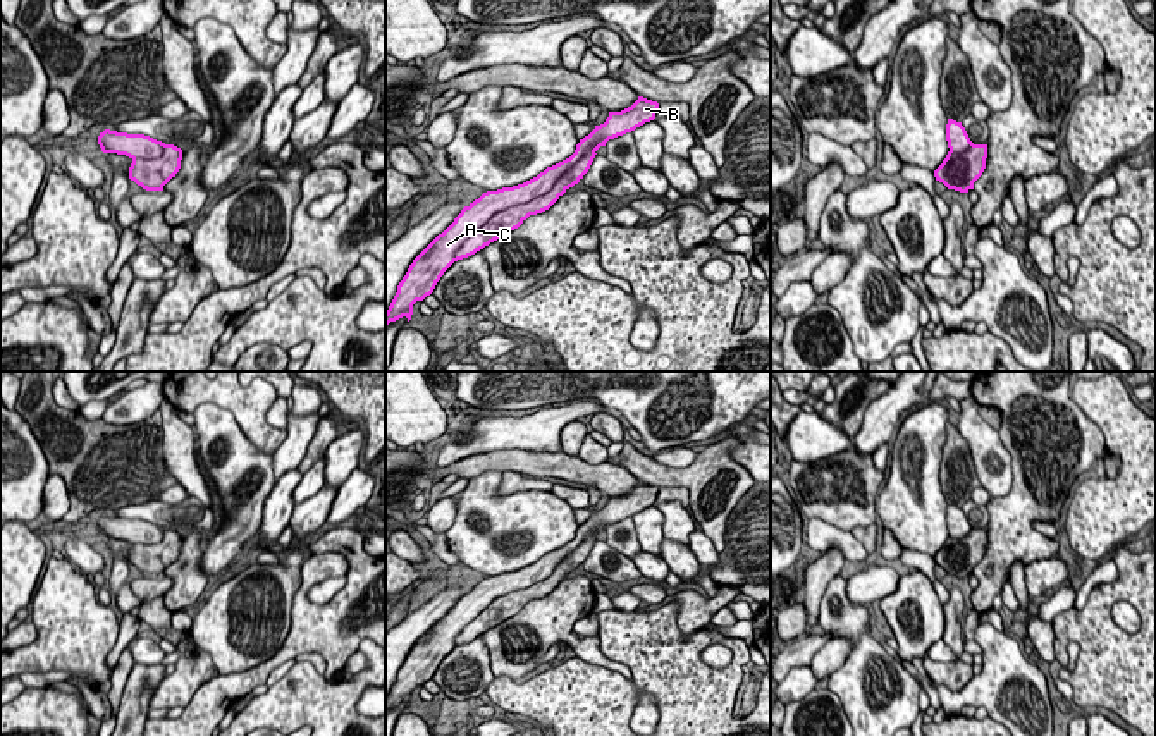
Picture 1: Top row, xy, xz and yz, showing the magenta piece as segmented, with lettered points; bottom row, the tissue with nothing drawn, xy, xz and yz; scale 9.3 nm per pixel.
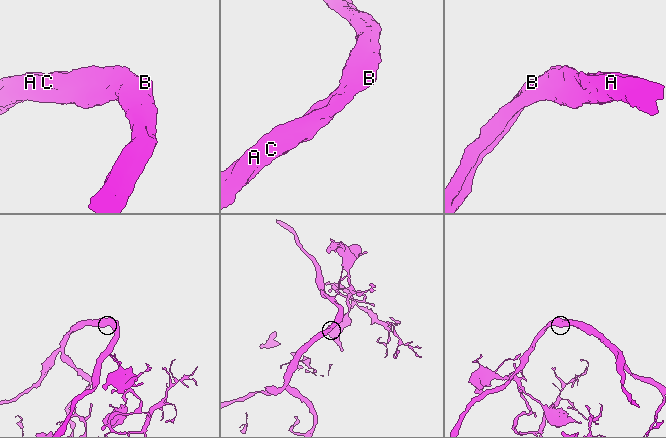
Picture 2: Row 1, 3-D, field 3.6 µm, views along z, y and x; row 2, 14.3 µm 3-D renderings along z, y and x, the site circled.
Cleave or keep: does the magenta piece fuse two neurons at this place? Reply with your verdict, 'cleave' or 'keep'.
keep

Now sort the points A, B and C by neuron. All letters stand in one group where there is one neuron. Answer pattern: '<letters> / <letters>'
A B C

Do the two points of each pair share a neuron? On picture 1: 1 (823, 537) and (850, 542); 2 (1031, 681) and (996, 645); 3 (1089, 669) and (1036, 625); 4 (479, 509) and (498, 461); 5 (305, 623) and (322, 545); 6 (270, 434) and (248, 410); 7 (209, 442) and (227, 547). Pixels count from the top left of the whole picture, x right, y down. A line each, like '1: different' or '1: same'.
1: same
2: same
3: different
4: different
5: same
6: same
7: same

